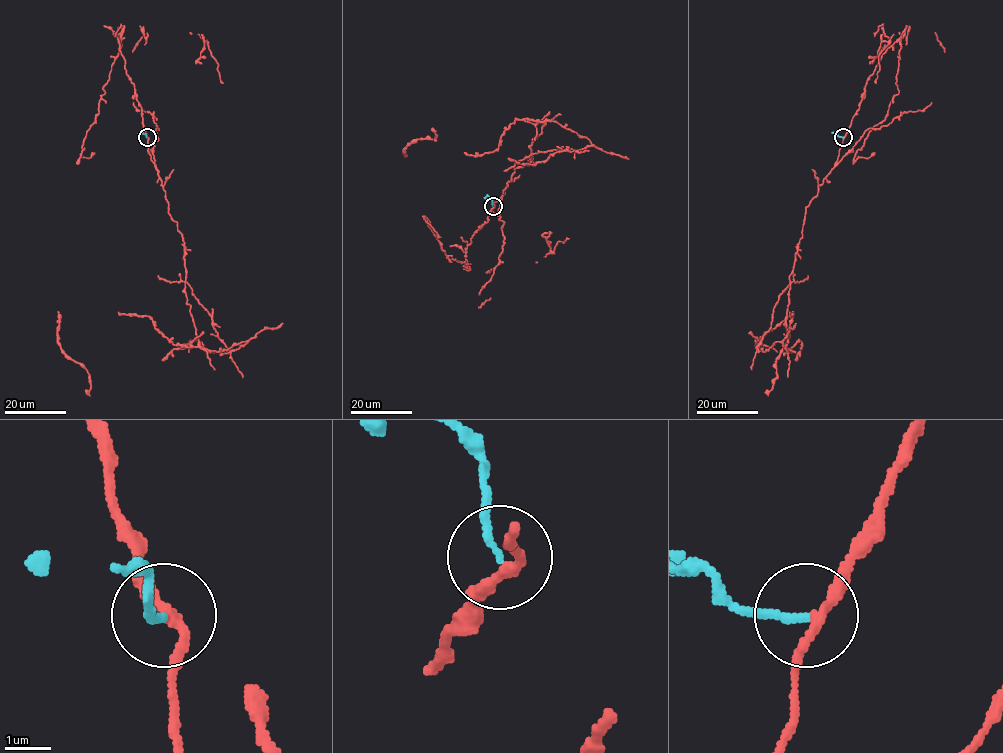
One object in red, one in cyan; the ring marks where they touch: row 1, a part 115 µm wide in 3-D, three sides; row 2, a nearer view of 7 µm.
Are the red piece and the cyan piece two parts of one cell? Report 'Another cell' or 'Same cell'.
Another cell

